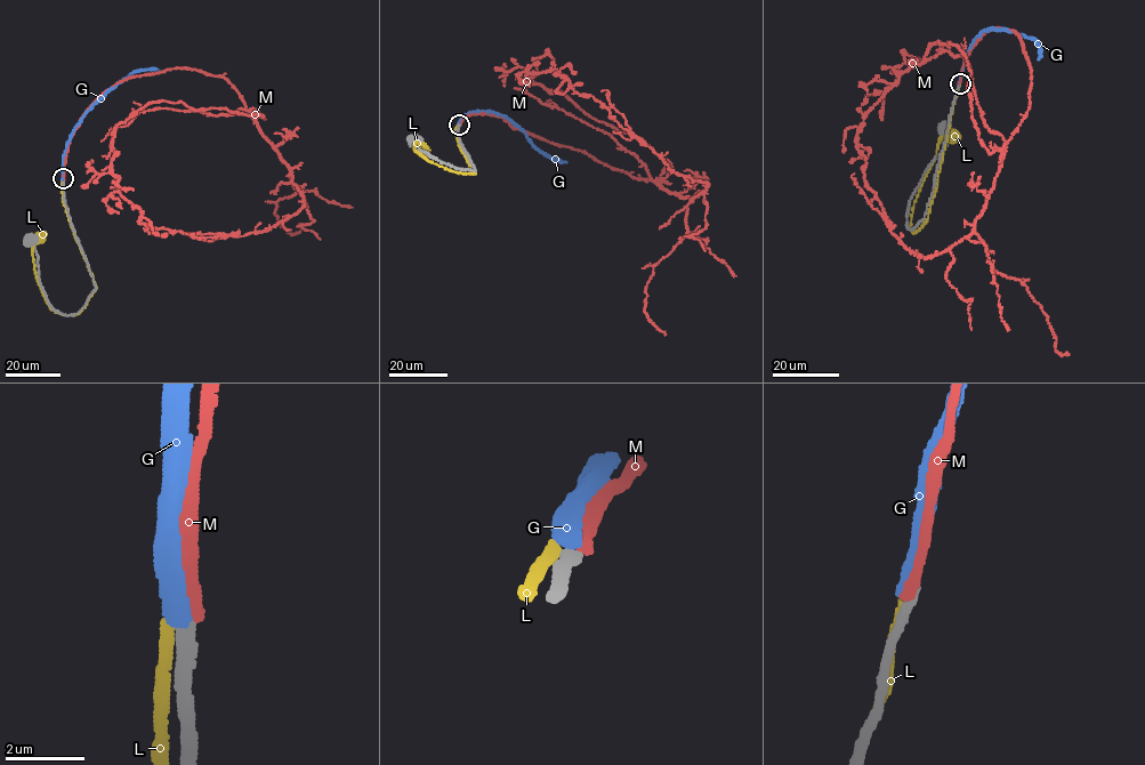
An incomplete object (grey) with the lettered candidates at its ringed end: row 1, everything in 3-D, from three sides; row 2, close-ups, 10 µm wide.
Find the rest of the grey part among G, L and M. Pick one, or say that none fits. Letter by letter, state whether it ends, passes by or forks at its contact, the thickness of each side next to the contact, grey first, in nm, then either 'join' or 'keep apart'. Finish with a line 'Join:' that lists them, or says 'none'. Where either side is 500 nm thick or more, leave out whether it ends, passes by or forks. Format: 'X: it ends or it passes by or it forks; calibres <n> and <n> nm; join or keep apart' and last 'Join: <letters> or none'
G: it ends; calibres 300 and 480 nm; keep apart
L: it ends; calibres 380 and 340 nm; keep apart
M: it ends; calibres 300 and 300 nm; keep apart
Join: none

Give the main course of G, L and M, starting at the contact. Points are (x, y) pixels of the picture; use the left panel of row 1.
G: (63, 179), (67, 143), (80, 119), (106, 91), (134, 72), (162, 72)
L: (62, 182), (63, 203), (96, 287), (77, 313), (63, 315), (54, 311), (43, 294), (32, 254), (40, 236)
M: (63, 179), (80, 119), (117, 83), (184, 67), (226, 78), (304, 204), (242, 236), (146, 230), (167, 234)

